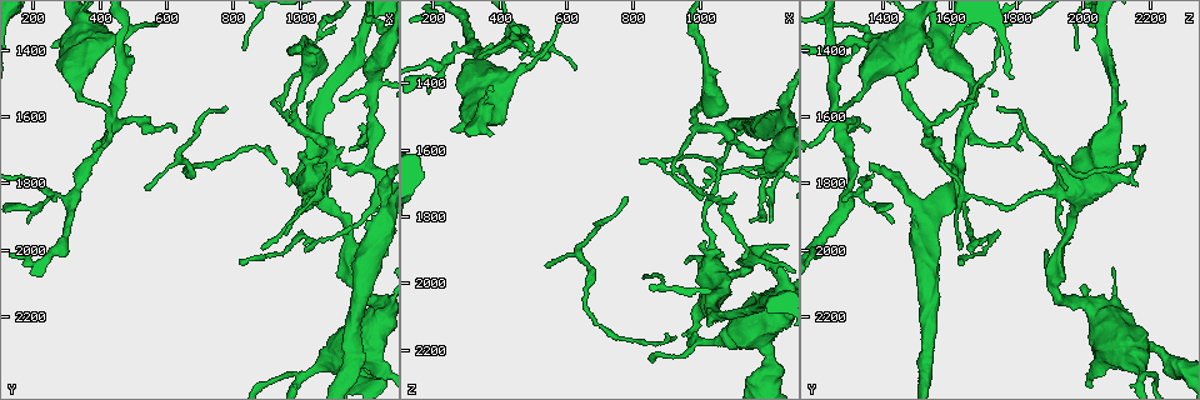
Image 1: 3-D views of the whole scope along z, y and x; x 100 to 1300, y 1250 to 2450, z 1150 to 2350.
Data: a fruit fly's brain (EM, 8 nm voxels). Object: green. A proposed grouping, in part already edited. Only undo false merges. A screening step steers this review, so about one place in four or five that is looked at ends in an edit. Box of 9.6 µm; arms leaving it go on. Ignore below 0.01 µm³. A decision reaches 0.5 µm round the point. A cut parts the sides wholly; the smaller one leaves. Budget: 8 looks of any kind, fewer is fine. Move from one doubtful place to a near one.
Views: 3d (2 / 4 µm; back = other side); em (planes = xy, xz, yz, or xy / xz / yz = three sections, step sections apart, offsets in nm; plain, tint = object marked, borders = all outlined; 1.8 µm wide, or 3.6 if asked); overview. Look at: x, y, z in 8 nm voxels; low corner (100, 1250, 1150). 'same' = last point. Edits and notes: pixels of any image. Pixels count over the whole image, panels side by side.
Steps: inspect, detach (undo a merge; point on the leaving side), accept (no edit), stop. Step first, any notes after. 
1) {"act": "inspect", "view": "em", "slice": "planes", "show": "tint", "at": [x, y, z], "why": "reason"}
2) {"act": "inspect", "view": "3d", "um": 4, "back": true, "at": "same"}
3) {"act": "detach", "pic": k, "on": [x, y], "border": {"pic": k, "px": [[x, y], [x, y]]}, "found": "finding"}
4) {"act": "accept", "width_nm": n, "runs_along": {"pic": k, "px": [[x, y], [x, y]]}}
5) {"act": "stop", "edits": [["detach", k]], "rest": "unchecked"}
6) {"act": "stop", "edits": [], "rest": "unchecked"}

{"act": "inspect", "view": "3d", "um": 4, "at": [1210, 1750, 1630], "why": "arms run side by side"}

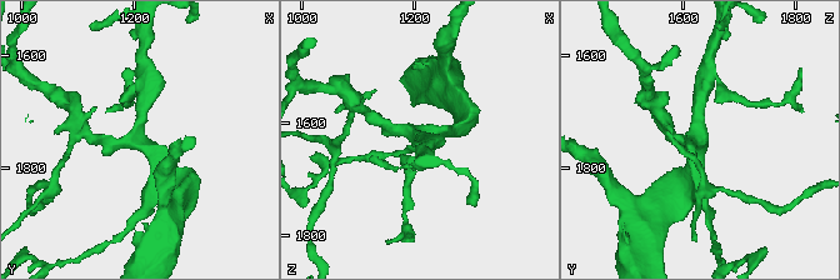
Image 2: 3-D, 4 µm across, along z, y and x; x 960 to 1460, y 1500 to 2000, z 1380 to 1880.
{"act": "inspect", "view": "em", "um": 3.6, "slice": "planes", "show": "tint", "at": [1205, 1750, 1630], "why": "need the tissue"}

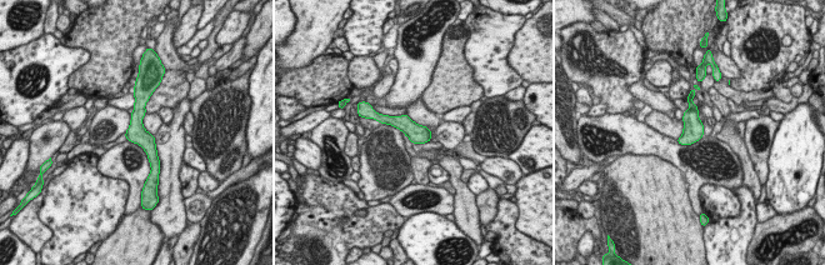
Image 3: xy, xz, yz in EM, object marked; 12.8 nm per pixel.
{"act": "accept", "arms": 4, "found": "one cell here"}

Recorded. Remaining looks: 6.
{"act": "inspect", "view": "em", "slice": "xy", "step": 4, "show": "tint", "at": [430, 1600, 1270], "why": "calibre changes"}

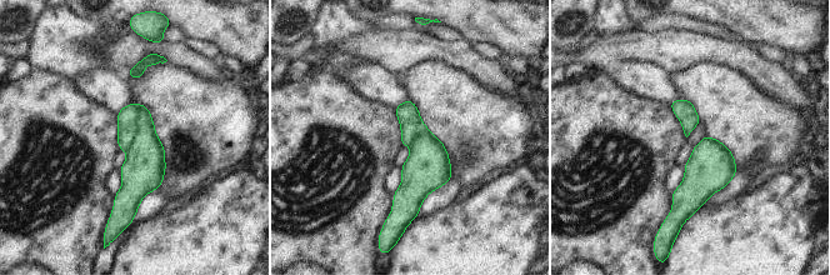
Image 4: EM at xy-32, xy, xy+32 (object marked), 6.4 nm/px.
{"act": "inspect", "view": "em", "slice": "planes", "show": "tint", "at": "same", "why": "another direction"}

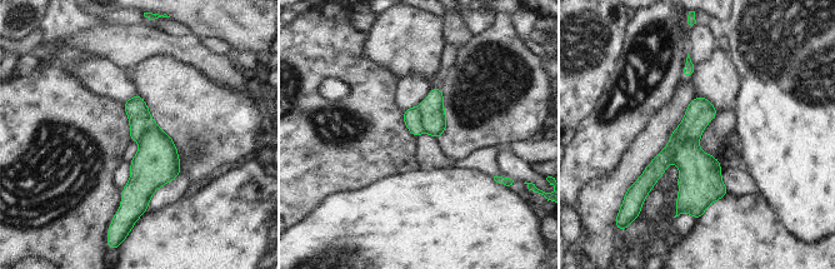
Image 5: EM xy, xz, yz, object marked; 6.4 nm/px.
{"act": "detach", "pic": 5, "on": [700, 174], "border": {"pic": 5, "px": [[676, 128], [678, 140], [698, 140]]}, "found": "two cells meet here"}

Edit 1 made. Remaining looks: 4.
{"act": "inspect", "view": "3d", "um": 4, "at": [670, 1780, 1980], "why": "sharp bend"}

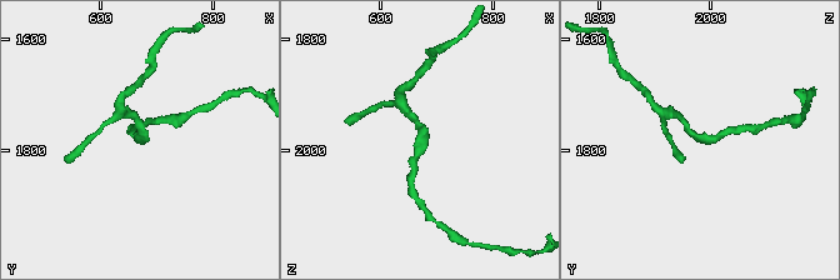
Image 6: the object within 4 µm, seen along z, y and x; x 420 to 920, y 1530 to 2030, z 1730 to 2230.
{"act": "inspect", "view": "em", "slice": "planes", "show": "tint", "at": [675, 1775, 1980]}

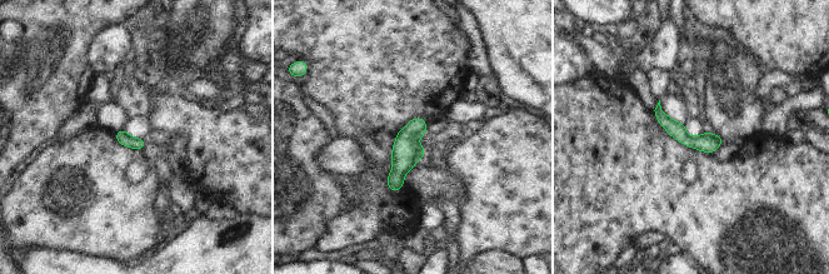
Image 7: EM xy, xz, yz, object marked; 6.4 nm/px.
{"act": "accept", "runs_along": {"pic": 7, "px": [[418, 120], [405, 138], [393, 188]]}, "found": "one cell here"}

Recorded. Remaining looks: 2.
{"act": "stop", "edits": [["detach", 5]], "rest": "unchecked"}

